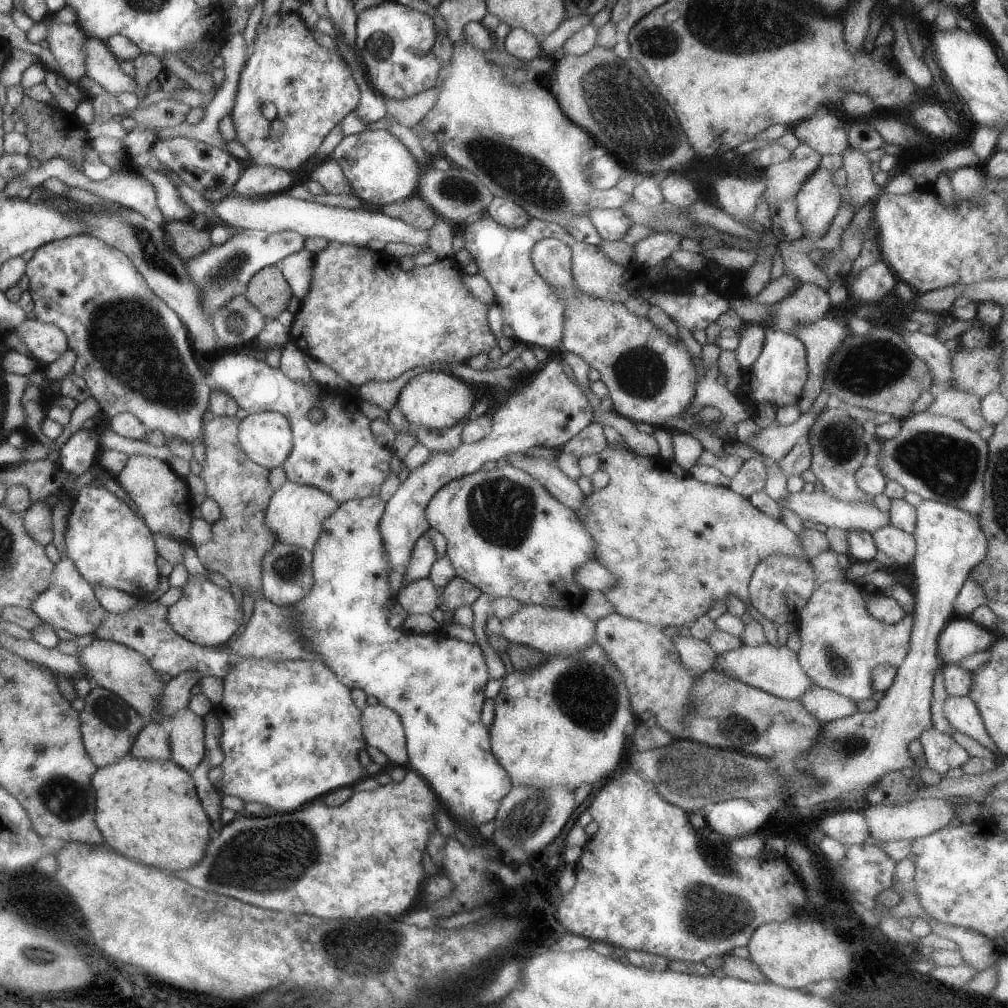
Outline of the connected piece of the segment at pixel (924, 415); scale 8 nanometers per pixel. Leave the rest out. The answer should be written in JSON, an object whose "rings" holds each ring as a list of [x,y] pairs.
{"rings":[[[919,411],[902,419],[899,432],[889,440],[880,441],[879,446],[880,454],[876,465],[887,480],[894,480],[905,492],[915,492],[921,499],[937,501],[978,516],[984,495],[983,475],[988,446],[981,440],[977,431],[969,430],[955,419],[934,415],[929,411]]]}

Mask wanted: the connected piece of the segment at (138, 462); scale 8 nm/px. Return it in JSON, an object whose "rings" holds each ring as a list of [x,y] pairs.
{"rings":[[[147,455],[128,456],[125,466],[114,478],[128,494],[131,503],[137,507],[138,514],[143,516],[143,522],[152,533],[176,541],[187,541],[192,521],[191,509],[195,504],[192,495],[182,479],[169,463]]]}

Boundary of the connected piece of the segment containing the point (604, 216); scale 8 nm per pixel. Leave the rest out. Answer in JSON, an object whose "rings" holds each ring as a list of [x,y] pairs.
{"rings":[[[591,209],[589,220],[605,241],[621,241],[632,220],[621,209]]]}

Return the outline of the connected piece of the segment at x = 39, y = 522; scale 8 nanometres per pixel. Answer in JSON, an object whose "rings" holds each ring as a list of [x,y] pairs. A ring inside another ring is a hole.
{"rings":[[[33,502],[23,514],[21,514],[25,532],[43,548],[51,543],[51,507],[46,503]]]}

